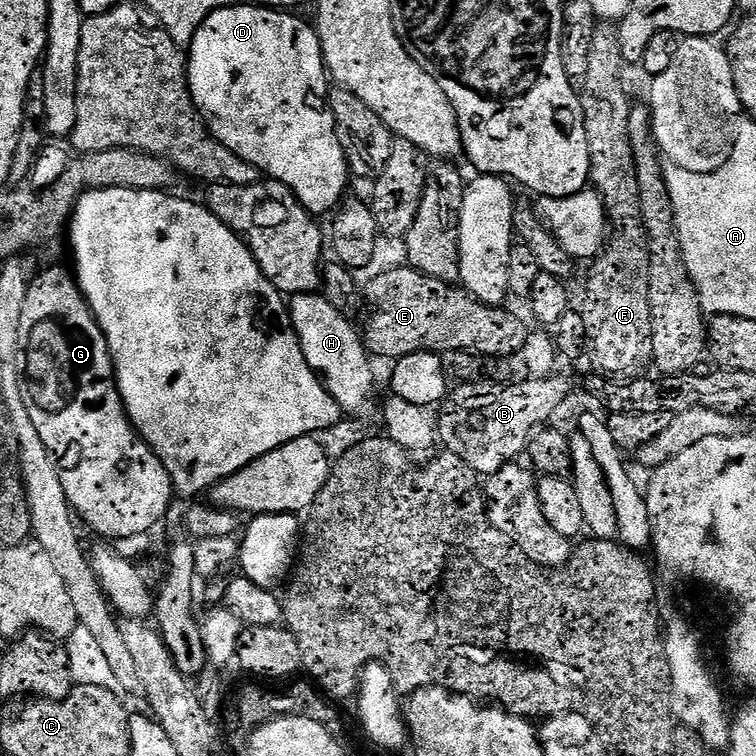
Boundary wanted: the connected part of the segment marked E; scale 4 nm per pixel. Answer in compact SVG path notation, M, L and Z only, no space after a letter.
M407 266L388 268L378 273L369 282L368 288L366 284L362 296L366 301L366 316L368 312L364 328L362 324L362 339L373 357L385 356L388 362L398 361L415 352L475 352L481 357L512 358L521 351L530 333L514 313L507 312L507 307L483 304L463 287L438 282L438 278L430 278Z

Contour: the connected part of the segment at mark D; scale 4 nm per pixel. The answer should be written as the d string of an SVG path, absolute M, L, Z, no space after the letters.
M256 2L214 10L186 48L188 89L201 118L222 146L234 150L265 177L281 180L306 211L331 213L345 199L350 169L328 108L330 83L320 40L315 27L296 16L288 10L261 8Z

